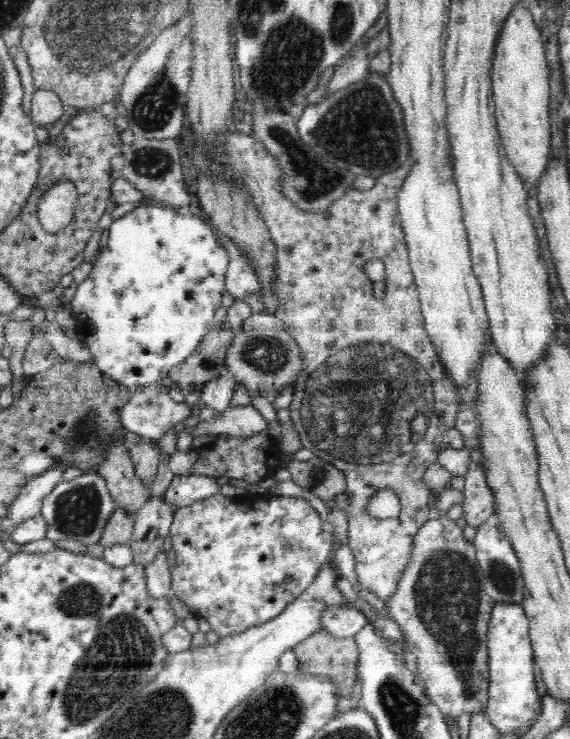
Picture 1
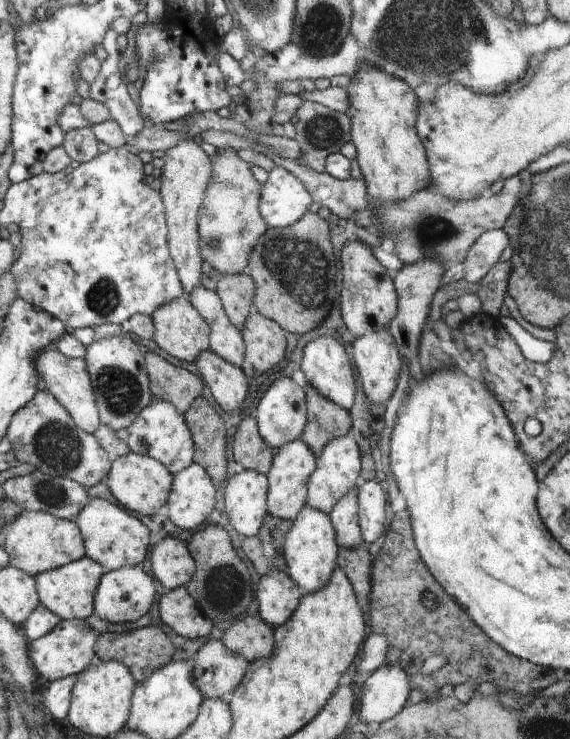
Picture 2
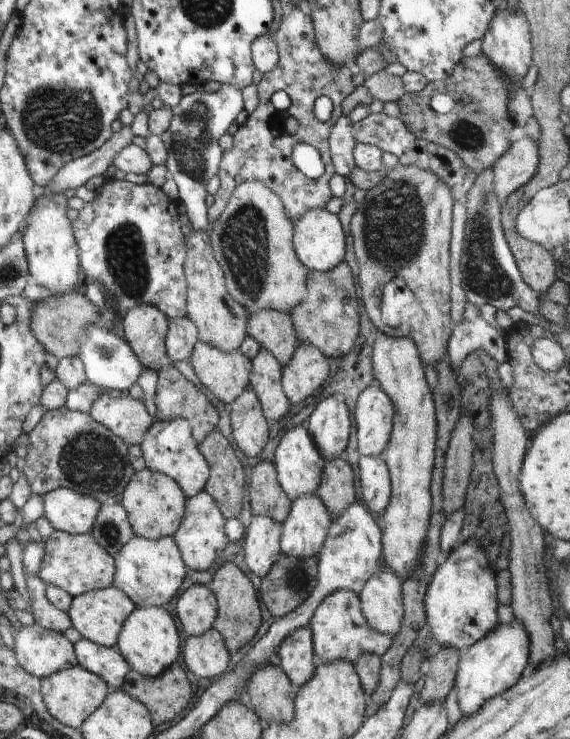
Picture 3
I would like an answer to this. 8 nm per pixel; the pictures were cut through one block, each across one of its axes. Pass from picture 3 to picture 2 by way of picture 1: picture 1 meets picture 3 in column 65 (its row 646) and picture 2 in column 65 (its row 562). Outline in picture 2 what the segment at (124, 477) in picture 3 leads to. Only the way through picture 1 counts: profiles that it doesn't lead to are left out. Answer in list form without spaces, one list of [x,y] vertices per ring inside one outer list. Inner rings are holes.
[[[38,391],[26,406],[14,414],[5,436],[12,444],[12,452],[30,469],[70,478],[84,488],[97,485],[109,474],[112,460],[98,440],[93,434],[78,428],[66,408],[48,392]]]

